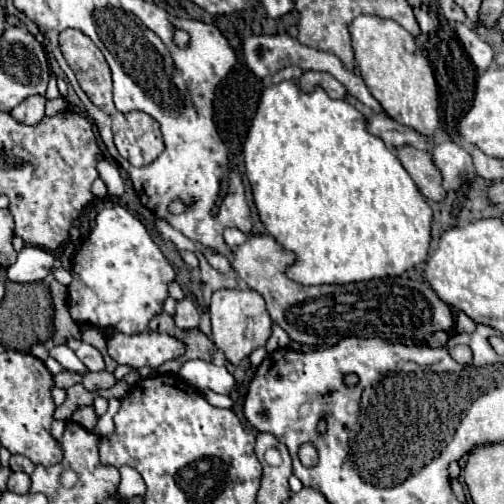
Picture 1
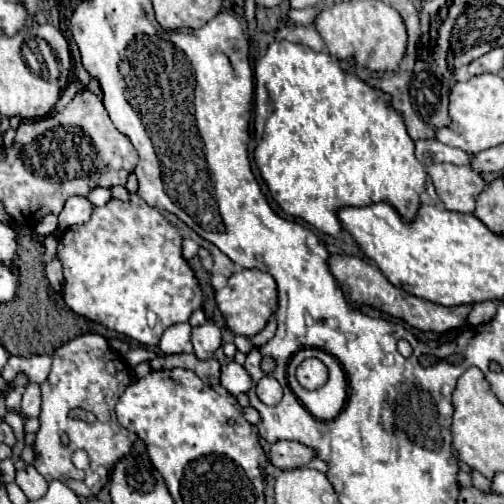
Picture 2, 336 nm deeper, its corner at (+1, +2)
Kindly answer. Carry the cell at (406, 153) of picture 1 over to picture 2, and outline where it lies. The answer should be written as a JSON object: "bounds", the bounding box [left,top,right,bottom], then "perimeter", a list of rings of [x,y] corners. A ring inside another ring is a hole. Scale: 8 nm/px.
{"bounds":[426,164,484,214],"perimeter":[[[432,164],[426,168],[426,172],[430,174],[436,194],[446,210],[464,214],[474,212],[476,196],[484,188],[480,174],[456,164]]]}

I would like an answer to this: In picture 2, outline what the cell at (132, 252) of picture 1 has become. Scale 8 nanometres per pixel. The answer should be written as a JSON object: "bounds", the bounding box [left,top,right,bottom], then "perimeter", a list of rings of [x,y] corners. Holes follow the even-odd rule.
{"bounds":[58,194,202,346],"perimeter":[[[132,194],[130,202],[110,200],[106,206],[94,208],[94,214],[86,224],[68,228],[58,242],[58,258],[64,266],[64,302],[76,314],[92,322],[126,334],[144,346],[158,346],[166,328],[178,322],[188,322],[190,314],[202,308],[198,280],[186,264],[180,246],[182,236],[176,228],[168,226],[164,216],[156,208],[148,206],[138,194]]]}

